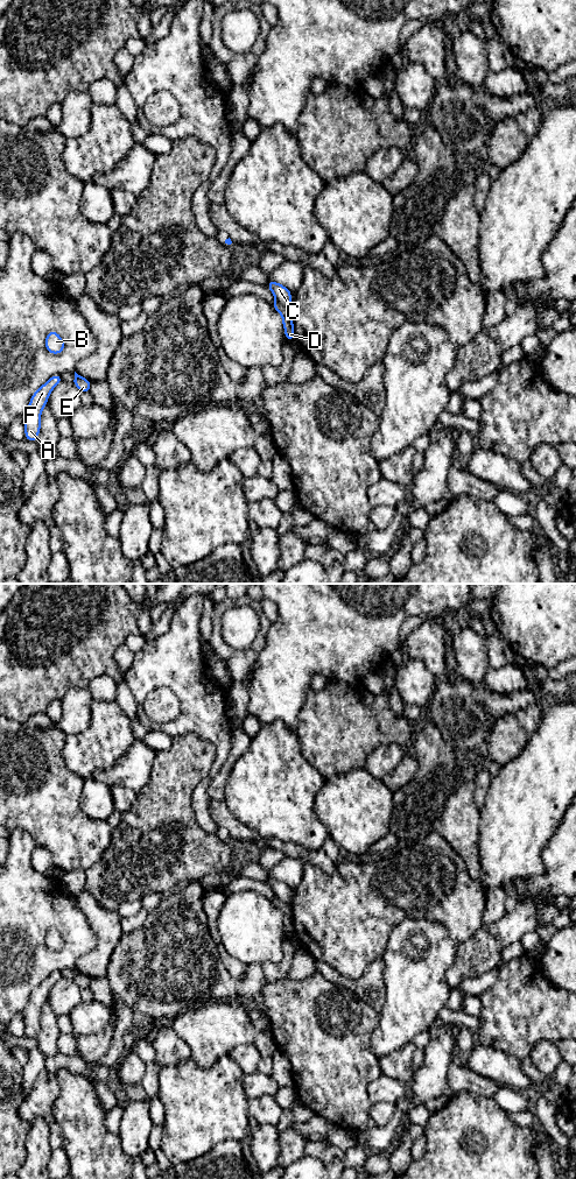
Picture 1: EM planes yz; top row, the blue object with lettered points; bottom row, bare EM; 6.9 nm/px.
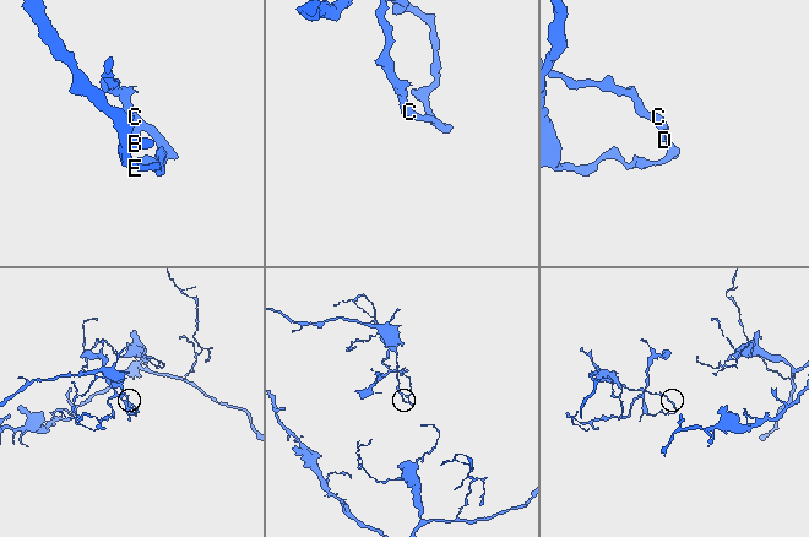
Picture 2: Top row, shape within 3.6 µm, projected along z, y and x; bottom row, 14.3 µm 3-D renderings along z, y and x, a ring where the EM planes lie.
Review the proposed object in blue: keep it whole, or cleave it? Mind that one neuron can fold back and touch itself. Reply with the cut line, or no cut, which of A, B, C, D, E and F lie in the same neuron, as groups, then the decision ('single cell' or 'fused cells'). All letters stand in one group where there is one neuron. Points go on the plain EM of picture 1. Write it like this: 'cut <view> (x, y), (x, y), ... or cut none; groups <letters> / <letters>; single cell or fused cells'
cut yz (275, 895), (289, 905); groups A B C E F / D; fused cells

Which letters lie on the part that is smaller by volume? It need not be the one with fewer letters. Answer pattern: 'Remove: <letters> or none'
Remove: A, B, C, E, F

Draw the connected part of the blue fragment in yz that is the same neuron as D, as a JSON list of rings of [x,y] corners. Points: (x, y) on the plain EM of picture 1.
[[[274,896],[272,901],[274,905],[282,912],[282,922],[285,924],[286,937],[295,936],[291,906],[282,902],[278,896]]]

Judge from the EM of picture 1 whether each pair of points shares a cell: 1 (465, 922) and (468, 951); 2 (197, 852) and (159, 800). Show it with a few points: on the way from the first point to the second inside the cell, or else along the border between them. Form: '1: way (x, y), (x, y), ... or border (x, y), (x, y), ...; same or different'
1: border (483, 924), (471, 937), (458, 944); different
2: way (184, 839), (181, 827), (164, 813); same

